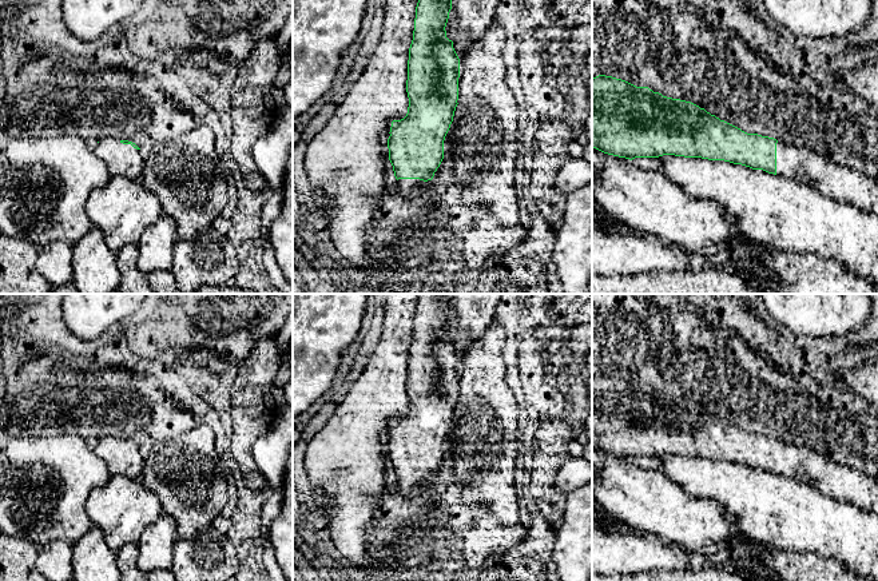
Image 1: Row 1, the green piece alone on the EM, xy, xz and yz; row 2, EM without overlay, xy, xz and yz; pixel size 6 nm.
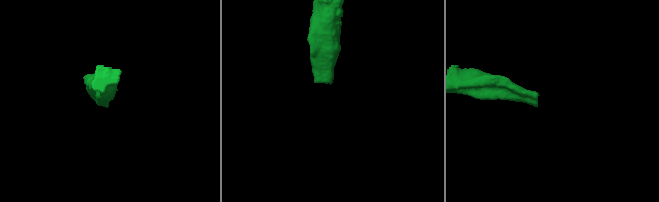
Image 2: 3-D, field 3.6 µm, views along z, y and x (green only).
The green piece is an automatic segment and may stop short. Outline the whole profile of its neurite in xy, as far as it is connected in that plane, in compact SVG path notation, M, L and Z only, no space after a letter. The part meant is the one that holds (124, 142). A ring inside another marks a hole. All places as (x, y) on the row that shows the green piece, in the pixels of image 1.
M103 138L94 144L94 152L106 163L111 175L140 179L142 155L140 148L135 143Z

